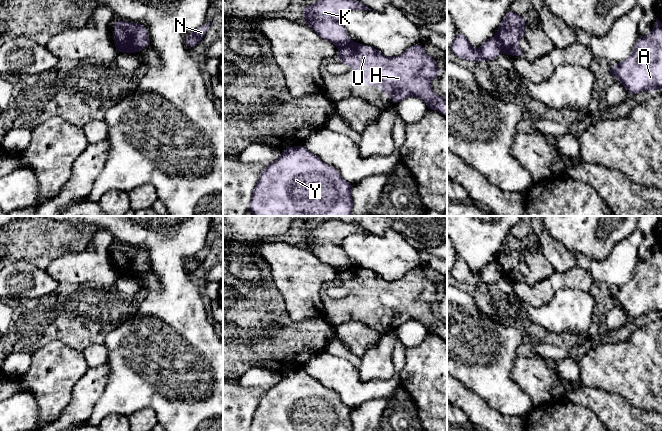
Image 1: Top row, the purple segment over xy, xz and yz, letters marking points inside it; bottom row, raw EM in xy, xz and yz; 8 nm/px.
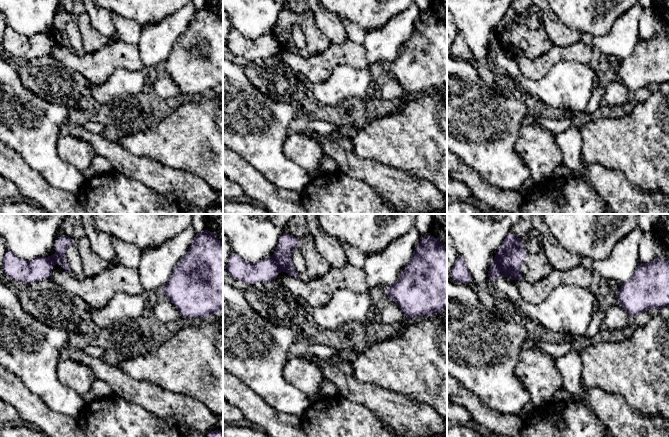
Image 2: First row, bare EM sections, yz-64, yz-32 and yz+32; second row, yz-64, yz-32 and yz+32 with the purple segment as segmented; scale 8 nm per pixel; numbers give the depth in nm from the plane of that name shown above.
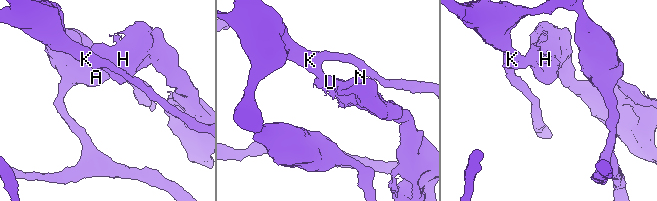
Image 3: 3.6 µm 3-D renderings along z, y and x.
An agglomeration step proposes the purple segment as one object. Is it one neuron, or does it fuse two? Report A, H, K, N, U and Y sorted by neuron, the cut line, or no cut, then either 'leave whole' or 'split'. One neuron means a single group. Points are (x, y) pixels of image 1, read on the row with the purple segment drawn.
A K Y / H N U | yz (495, 35), (501, 42), (503, 51) | split

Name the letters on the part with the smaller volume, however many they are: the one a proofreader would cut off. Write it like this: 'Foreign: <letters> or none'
Foreign: H, N, U

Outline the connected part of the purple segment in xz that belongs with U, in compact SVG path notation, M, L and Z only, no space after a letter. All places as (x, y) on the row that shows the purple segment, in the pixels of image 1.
M352 42L339 49L336 60L363 73L368 89L374 82L383 95L391 95L392 106L413 96L422 99L428 109L447 117L447 99L436 95L431 87L432 80L441 72L437 61L425 53L422 43L409 47L396 57L386 57L374 47Z

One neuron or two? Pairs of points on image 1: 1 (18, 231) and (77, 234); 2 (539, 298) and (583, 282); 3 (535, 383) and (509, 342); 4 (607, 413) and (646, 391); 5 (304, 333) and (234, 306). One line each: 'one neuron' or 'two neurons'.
1: one neuron
2: one neuron
3: two neurons
4: two neurons
5: one neuron

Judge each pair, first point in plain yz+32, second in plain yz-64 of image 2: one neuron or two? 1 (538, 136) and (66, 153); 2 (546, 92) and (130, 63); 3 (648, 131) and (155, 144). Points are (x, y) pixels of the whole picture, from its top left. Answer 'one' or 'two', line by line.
1: one
2: two
3: one

